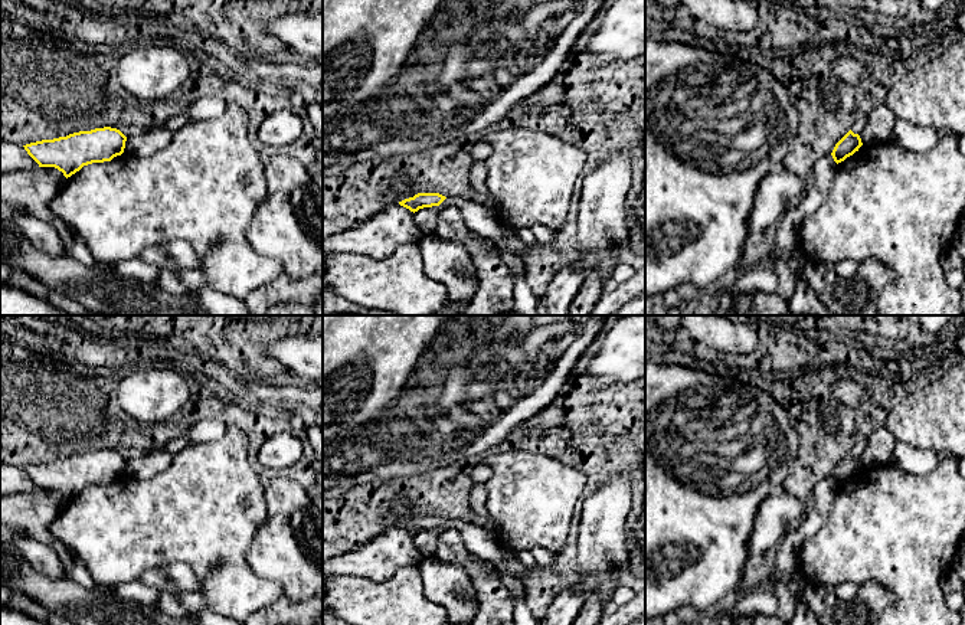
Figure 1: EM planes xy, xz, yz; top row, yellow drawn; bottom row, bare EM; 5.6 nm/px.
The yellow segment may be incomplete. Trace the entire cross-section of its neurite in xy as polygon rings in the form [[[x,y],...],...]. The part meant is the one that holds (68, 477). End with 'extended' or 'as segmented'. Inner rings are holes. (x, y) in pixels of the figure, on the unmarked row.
[[[104,449],[23,469],[39,490],[55,490],[68,501],[84,488],[111,484],[121,478],[125,464],[127,459],[120,452]]]; as segmented

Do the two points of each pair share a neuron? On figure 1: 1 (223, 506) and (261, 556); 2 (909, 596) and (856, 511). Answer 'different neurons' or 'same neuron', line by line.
1: different neurons
2: same neuron

